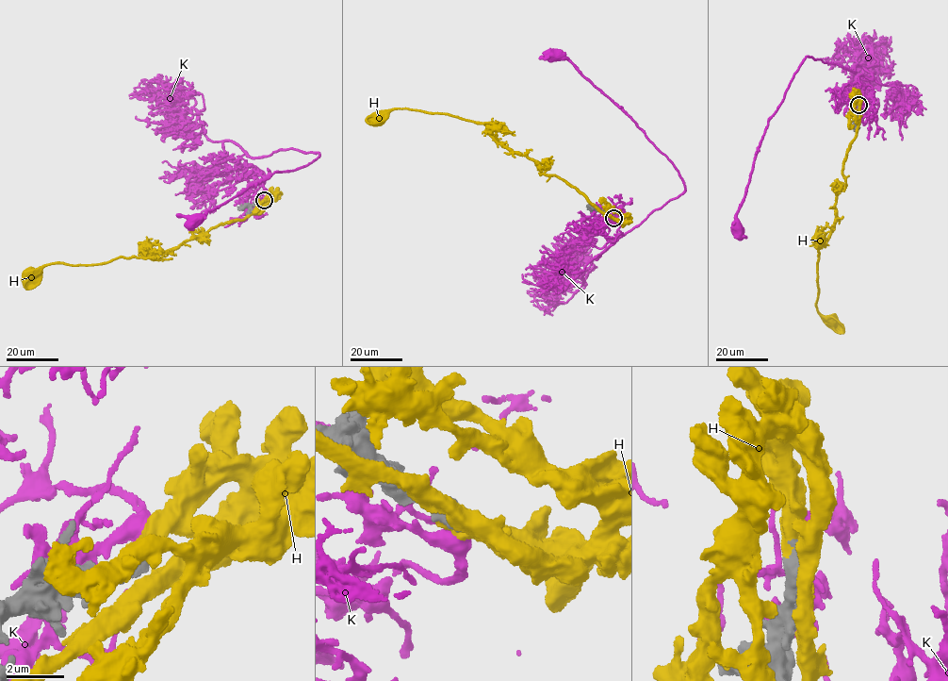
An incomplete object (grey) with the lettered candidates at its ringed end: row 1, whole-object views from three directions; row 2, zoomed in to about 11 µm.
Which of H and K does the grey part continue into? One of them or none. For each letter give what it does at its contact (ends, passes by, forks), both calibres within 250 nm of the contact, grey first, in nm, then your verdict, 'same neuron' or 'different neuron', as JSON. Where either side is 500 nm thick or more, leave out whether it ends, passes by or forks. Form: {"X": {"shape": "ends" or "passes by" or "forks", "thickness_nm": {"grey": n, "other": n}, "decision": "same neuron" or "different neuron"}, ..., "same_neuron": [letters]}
{"H": {"thickness_nm": {"grey": 650, "other": 460}, "decision": "same neuron"}, "K": {"thickness_nm": {"grey": 600, "other": 360}, "decision": "different neuron"}, "same_neuron": ["H"]}

